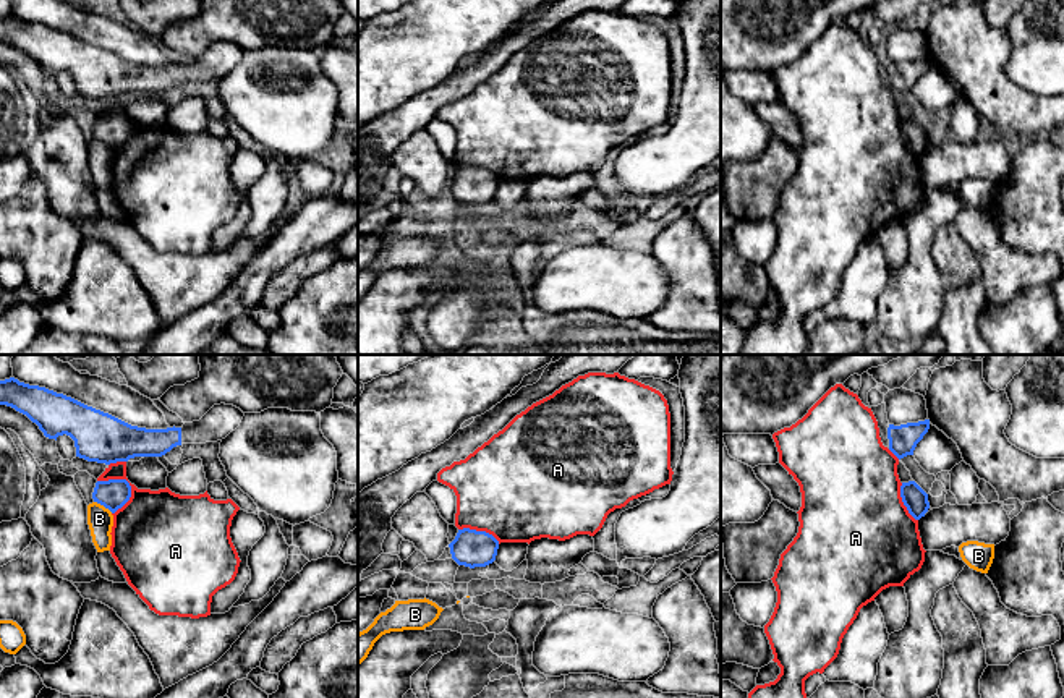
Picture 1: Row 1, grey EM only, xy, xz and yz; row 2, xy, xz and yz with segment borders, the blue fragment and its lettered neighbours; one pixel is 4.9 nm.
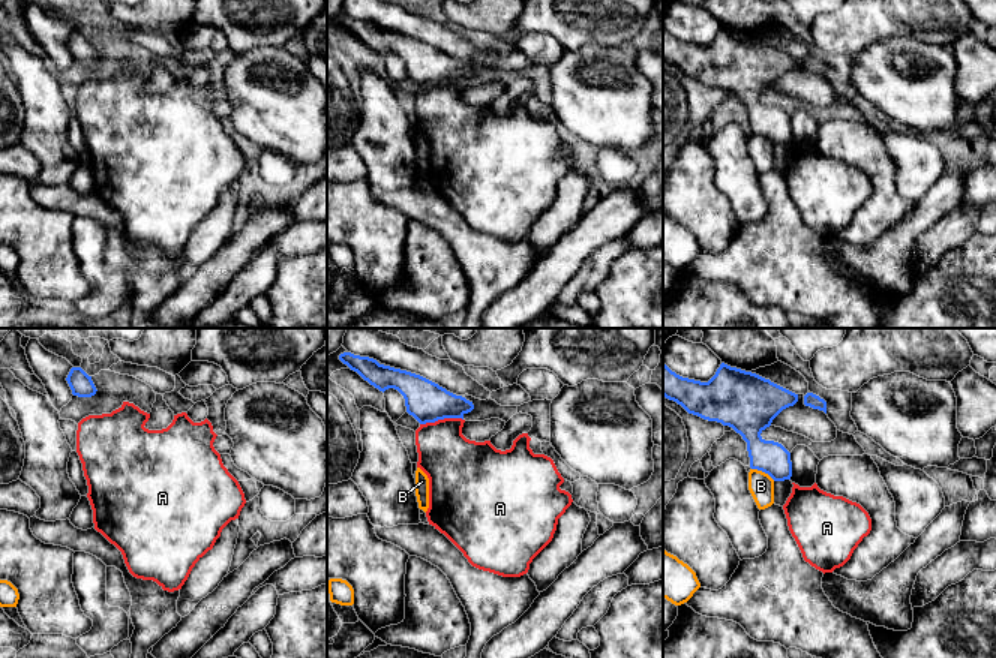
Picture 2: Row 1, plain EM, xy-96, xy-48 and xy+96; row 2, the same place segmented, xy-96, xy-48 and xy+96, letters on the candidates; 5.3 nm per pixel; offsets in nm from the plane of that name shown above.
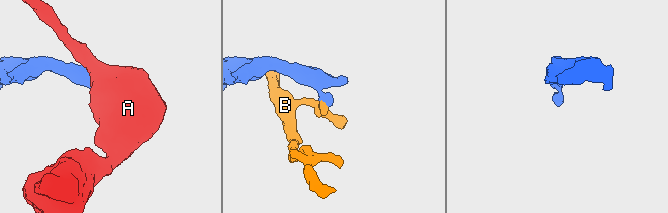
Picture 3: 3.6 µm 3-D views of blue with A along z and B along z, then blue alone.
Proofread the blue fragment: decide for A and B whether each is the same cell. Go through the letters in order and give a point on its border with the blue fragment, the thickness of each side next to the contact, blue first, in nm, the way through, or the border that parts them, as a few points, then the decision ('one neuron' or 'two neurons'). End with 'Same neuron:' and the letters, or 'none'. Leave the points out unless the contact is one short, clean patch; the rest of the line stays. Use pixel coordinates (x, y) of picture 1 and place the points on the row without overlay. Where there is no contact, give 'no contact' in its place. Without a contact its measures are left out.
A: meets blue in xy at (130, 133); 150 nm thick on the blue side, 460 nm on the other; border along xy (125, 115), (130, 123), (130, 135), (112, 151); two neurons
B: meets blue in xy at (104, 143); 150 nm thick on the blue side, 130 nm on the other; border along xy (94, 138), (112, 149); two neurons
Same neuron: none

